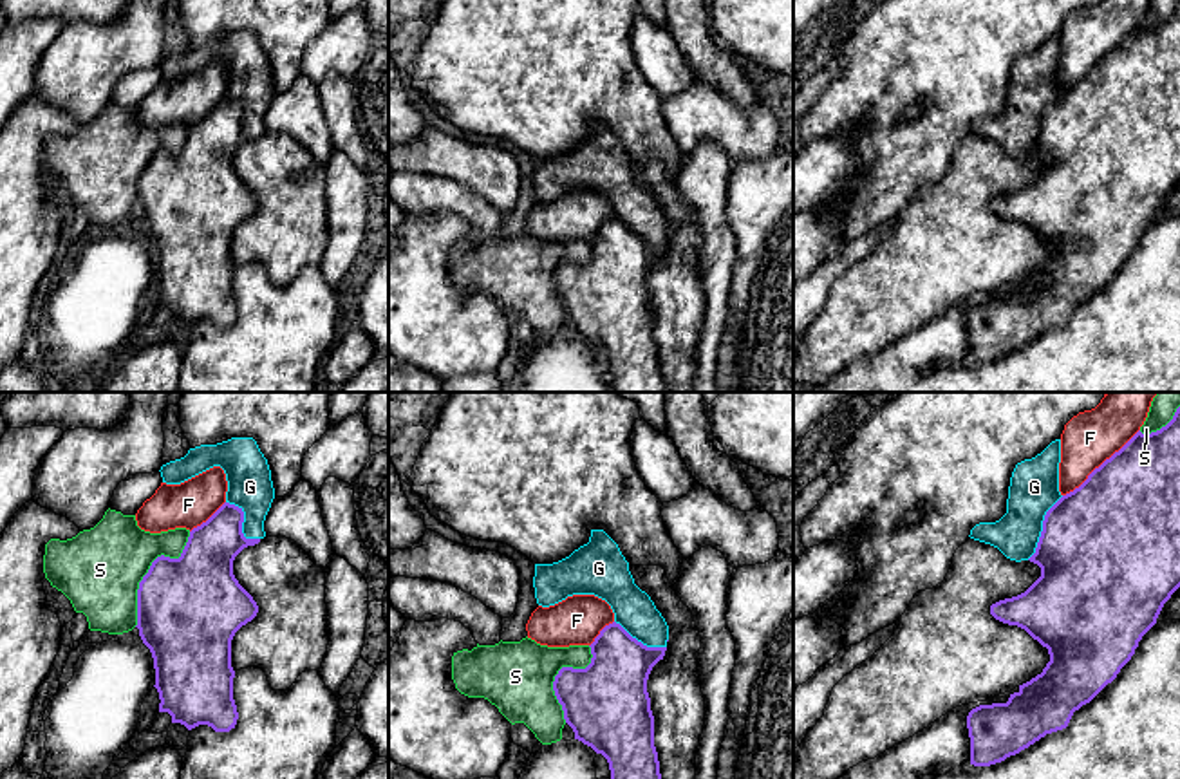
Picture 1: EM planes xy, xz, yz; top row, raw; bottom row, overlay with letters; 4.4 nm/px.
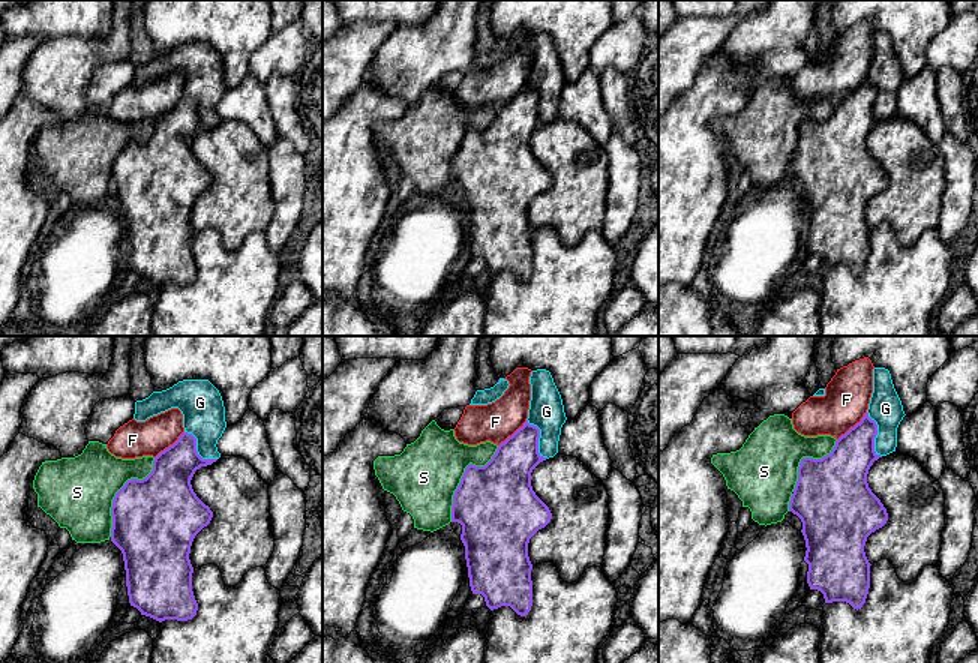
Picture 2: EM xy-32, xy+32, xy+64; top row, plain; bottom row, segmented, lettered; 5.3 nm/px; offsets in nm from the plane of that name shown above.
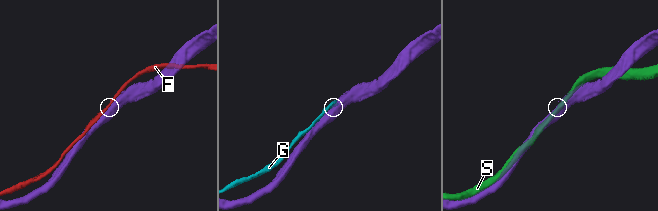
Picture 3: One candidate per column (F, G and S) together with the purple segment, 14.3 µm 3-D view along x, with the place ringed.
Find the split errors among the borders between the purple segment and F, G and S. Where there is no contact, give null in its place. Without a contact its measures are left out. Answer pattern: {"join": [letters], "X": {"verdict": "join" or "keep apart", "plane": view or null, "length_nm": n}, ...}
{"join": ["G"], "F": {"verdict": "keep apart", "plane": "yz", "length_nm": 460}, "G": {"verdict": "join", "plane": "yz", "length_nm": 340}, "S": {"verdict": "keep apart", "plane": "xy", "length_nm": 500}}

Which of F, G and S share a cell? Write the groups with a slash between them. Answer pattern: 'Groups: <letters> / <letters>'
Groups: F S / G

